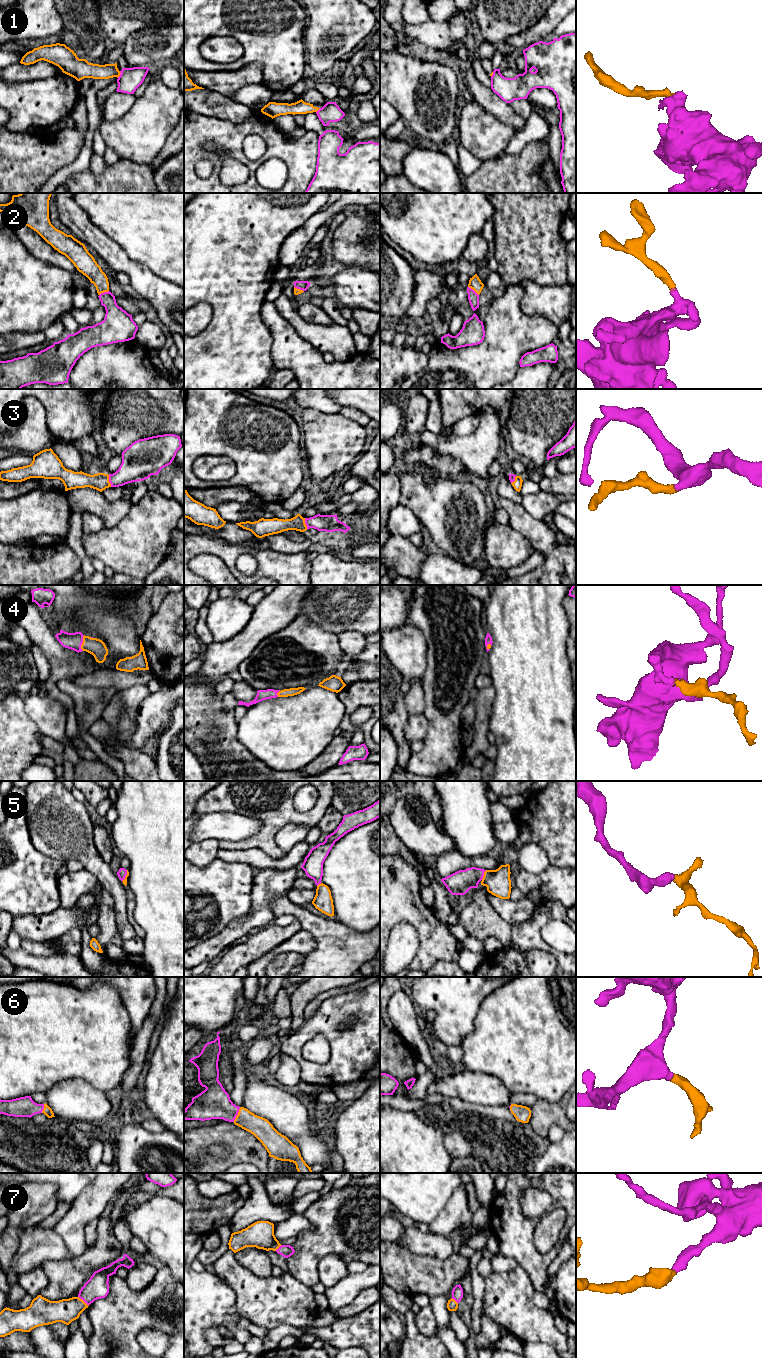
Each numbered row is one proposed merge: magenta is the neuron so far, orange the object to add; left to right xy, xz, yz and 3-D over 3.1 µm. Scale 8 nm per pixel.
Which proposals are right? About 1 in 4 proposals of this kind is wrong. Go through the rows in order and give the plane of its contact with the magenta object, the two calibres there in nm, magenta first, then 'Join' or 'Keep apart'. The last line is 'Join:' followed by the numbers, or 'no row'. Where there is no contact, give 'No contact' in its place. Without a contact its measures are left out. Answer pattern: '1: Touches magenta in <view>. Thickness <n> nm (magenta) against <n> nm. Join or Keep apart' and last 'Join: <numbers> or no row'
1: Touches magenta in xy. Thickness 180 nm (magenta) against 120 nm. Keep apart
2: Touches magenta in yz. Thickness 90 nm (magenta) against 100 nm. Join
3: Touches magenta in xy. Thickness 240 nm (magenta) against 140 nm. Join
4: Touches magenta in xy. Thickness 140 nm (magenta) against 140 nm. Join
5: Touches magenta in yz. Thickness 190 nm (magenta) against 200 nm. Join
6: Touches magenta in xz. Thickness 260 nm (magenta) against 170 nm. Join
7: Touches magenta in xy. Thickness 190 nm (magenta) against 190 nm. Join
Join: 2, 3, 4, 5, 6, 7

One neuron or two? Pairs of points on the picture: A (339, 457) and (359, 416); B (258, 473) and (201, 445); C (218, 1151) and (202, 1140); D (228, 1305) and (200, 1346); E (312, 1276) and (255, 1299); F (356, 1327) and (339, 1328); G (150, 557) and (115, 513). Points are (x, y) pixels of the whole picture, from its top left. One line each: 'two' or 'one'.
A: two
B: one
C: two
D: one
E: two
F: one
G: two

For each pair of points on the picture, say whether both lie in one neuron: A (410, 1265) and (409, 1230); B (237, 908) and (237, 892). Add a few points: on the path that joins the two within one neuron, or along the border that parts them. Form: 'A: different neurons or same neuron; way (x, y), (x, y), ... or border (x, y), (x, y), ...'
A: different neurons; border (396, 1244), (411, 1252), (431, 1255), (433, 1257)
B: same neuron; way (237, 904), (237, 896)

